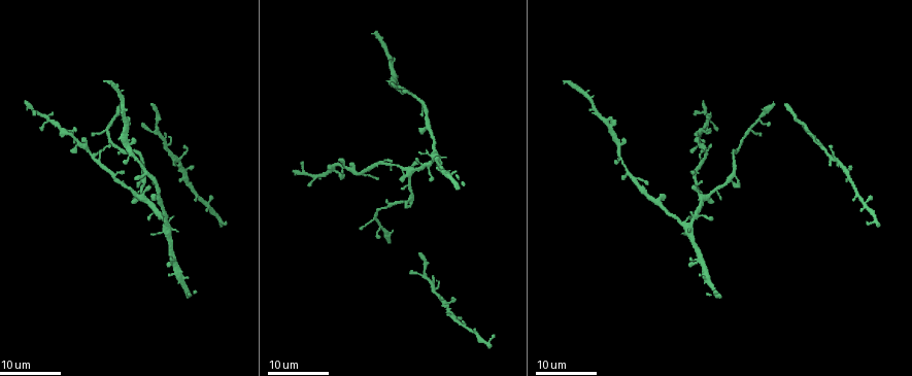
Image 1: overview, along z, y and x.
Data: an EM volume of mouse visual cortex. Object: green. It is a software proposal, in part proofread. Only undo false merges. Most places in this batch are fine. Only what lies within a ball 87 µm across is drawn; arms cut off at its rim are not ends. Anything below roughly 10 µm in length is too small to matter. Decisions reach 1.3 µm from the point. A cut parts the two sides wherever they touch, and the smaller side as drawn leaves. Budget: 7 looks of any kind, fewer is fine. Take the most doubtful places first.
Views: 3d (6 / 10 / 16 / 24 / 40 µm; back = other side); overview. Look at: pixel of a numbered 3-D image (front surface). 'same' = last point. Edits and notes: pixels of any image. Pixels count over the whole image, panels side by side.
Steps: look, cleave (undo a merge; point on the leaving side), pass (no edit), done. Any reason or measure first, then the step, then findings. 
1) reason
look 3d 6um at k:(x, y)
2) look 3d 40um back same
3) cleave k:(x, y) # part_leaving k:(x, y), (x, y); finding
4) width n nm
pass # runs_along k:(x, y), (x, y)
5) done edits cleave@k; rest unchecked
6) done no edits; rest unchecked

two arms in line, one across
look 3d 24um at 1:(132, 155)

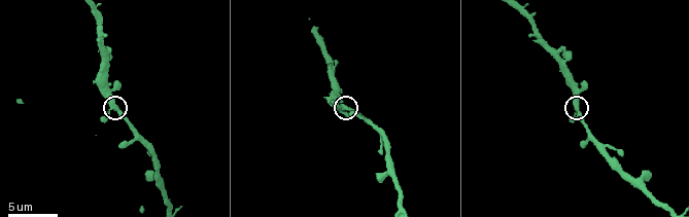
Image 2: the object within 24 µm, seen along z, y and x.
look 3d 6um at 2:(115, 109)

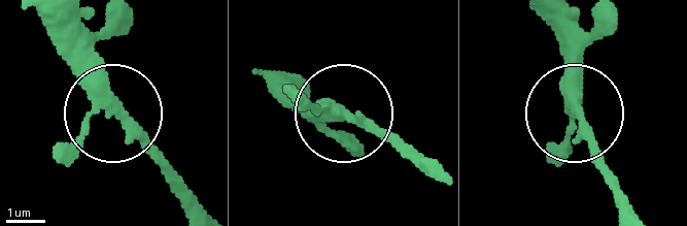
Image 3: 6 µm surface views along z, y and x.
pass # runs_along 3:(197, 203), (125, 125), (101, 56), (78, 30); all the same neuron

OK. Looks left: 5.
three-way junction
look 3d 16um at 1:(141, 200)

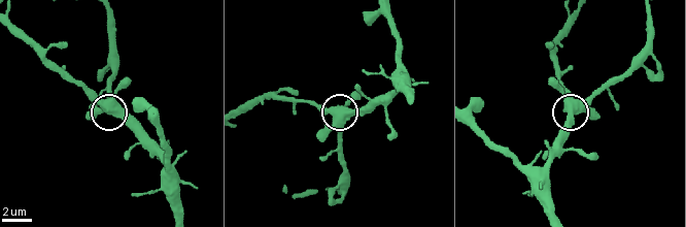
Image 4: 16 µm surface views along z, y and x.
closer look
look 3d 6um at 4:(342, 111)

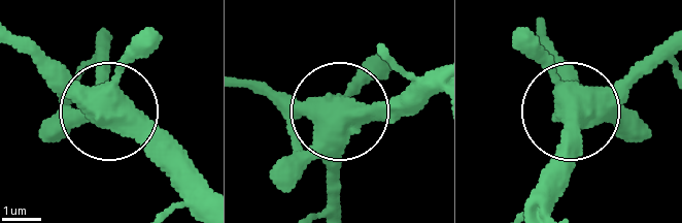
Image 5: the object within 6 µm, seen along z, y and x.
pass # runs_along 5:(105, 38), (102, 107), (30, 38); all the same neuron

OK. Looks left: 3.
thick turns thin
look 3d 24um at 1:(336, 163)

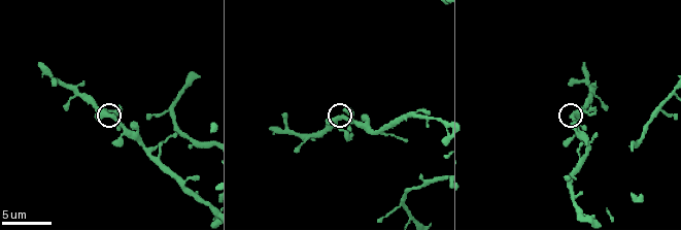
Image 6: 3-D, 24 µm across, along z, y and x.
closer look
look 3d 10um at 6:(340, 117)

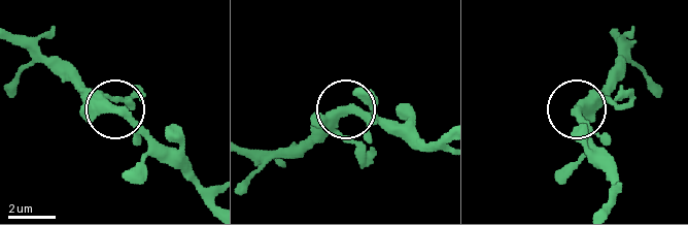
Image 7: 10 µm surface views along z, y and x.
pass # runs_along 7:(209, 202), (81, 79); all the same neuron

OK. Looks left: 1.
done no edits; rest unchecked

